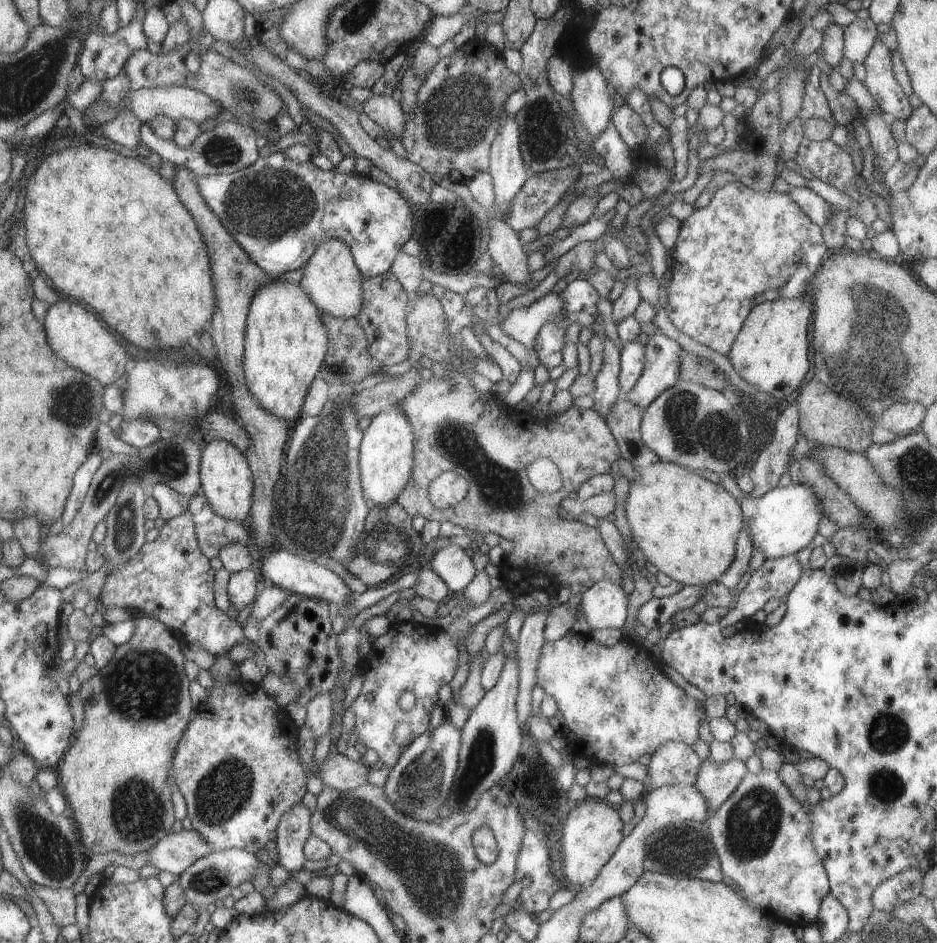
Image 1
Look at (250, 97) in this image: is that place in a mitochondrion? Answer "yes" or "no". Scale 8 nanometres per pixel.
yes

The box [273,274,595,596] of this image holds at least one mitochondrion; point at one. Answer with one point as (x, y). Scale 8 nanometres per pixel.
(500, 488)

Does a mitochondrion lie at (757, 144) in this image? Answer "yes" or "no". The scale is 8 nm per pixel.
no

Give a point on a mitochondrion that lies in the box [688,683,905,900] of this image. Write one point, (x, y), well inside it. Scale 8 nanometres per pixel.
(753, 822)

